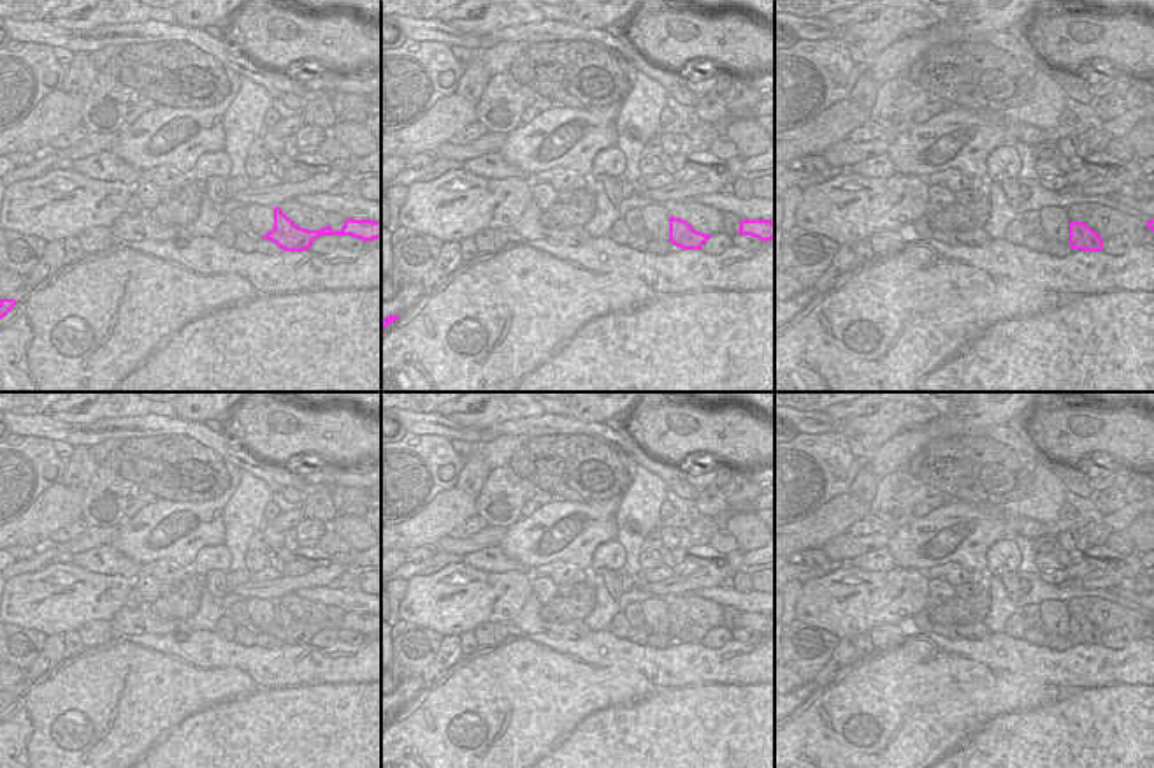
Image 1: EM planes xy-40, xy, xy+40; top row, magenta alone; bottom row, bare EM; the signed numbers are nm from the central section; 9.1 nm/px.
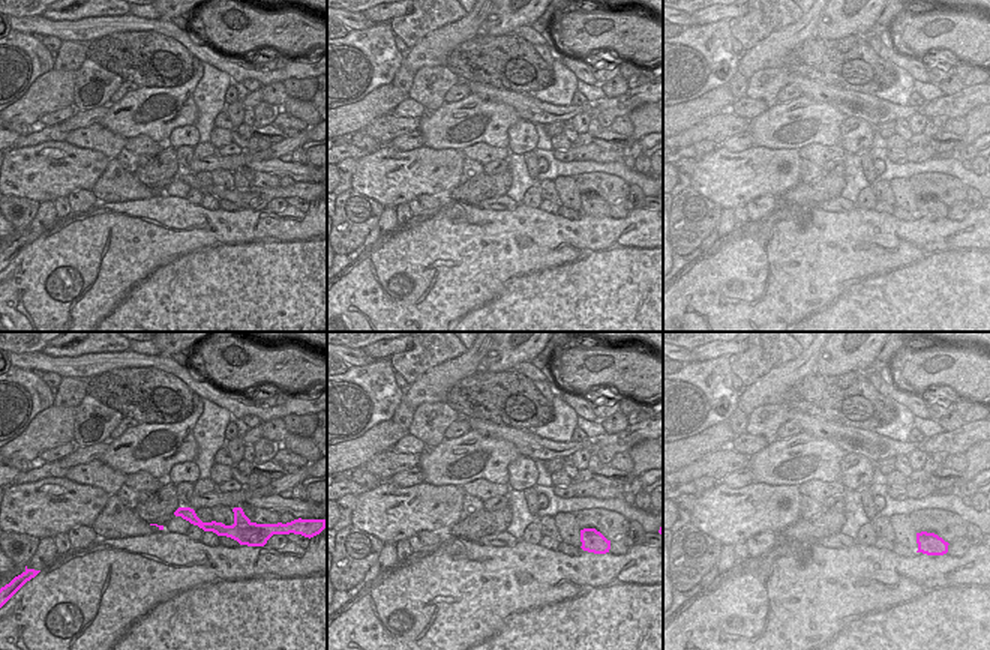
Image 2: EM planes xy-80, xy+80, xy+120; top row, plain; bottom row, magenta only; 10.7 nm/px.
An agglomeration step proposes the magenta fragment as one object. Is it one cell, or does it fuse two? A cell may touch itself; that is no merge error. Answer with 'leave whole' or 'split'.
split

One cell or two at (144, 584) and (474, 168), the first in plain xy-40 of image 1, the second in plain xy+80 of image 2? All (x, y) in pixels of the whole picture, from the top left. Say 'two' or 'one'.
one

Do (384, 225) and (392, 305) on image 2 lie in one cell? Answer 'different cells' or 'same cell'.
different cells

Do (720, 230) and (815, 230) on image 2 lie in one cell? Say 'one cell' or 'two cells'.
two cells

